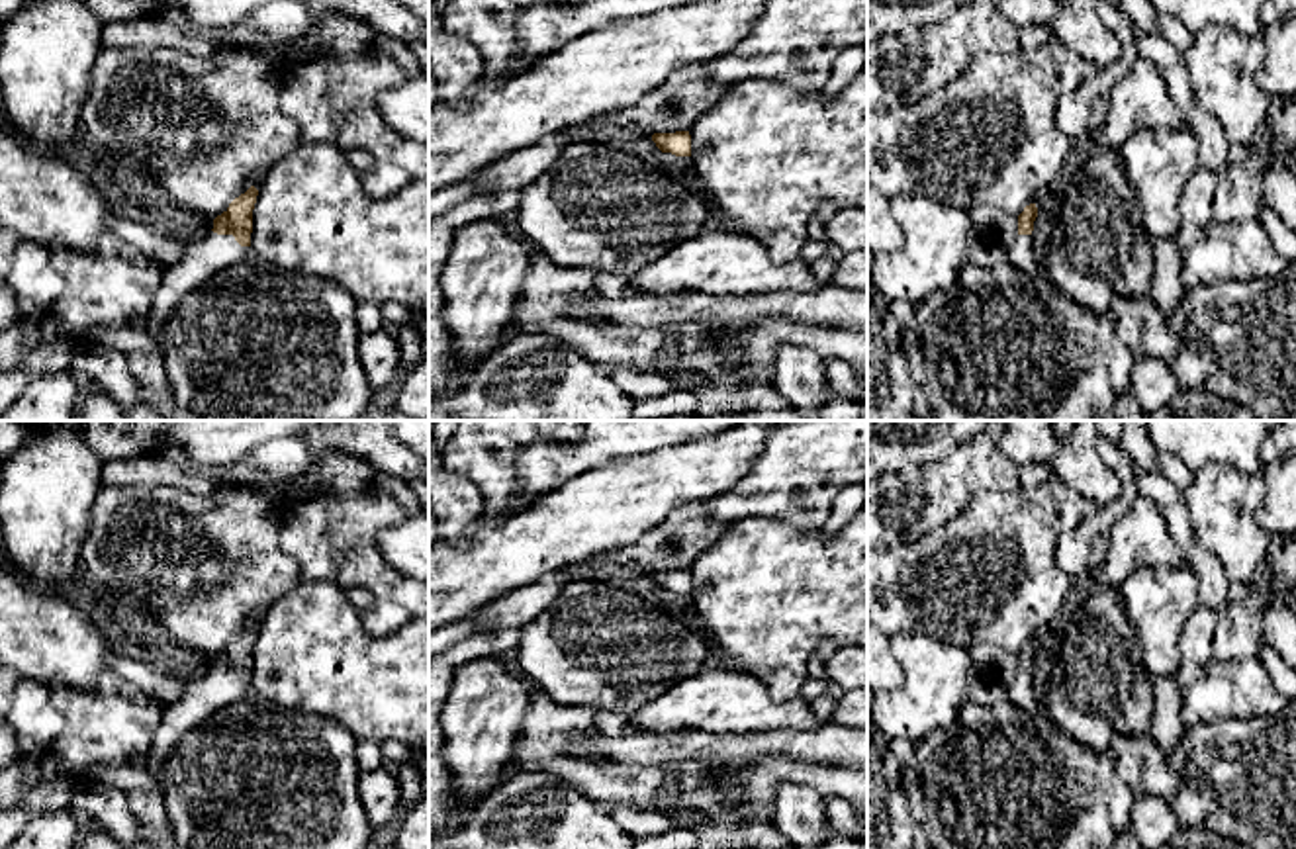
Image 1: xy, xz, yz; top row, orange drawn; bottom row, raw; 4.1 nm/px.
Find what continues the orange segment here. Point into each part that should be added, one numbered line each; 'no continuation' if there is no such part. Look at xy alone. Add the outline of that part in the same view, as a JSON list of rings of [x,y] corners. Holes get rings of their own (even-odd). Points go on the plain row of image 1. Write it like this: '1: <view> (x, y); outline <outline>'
1: xy (214, 691); outline [[[213,669],[190,683],[180,698],[162,704],[162,718],[145,753],[145,769],[161,781],[166,757],[176,743],[208,716],[243,698],[249,691],[251,685],[241,685],[233,673]]]

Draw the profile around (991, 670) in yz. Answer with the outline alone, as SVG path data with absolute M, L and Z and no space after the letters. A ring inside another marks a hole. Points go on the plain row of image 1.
M975 644L967 651L967 698L977 704L1002 700L1018 673L1018 655L995 644Z

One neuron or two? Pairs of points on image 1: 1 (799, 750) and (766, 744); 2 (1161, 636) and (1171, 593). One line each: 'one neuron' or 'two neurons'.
1: one neuron
2: one neuron

